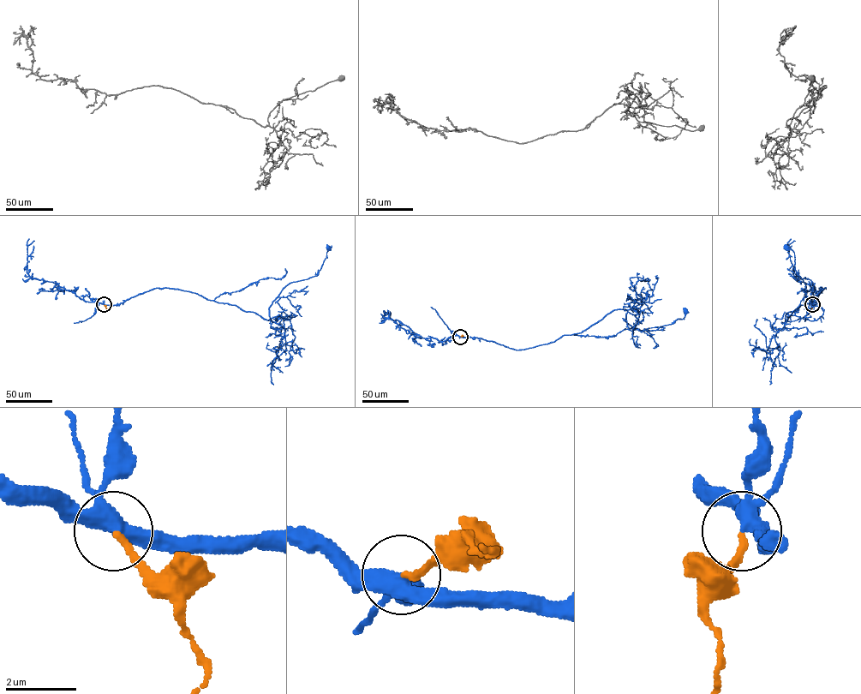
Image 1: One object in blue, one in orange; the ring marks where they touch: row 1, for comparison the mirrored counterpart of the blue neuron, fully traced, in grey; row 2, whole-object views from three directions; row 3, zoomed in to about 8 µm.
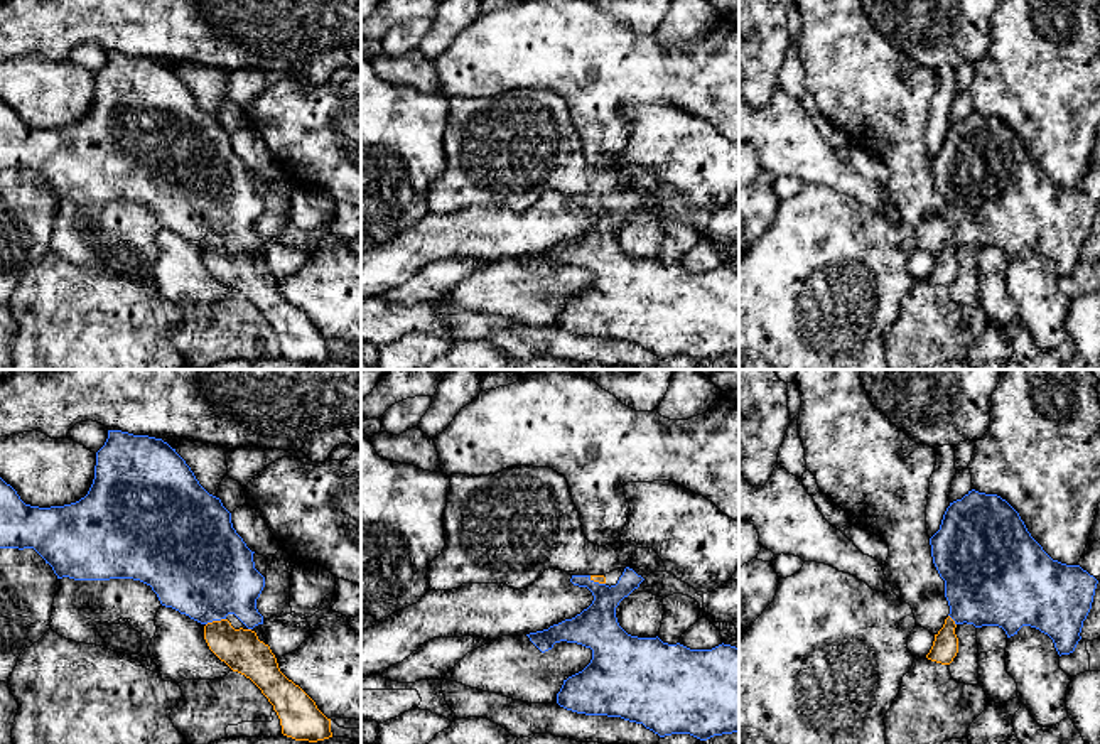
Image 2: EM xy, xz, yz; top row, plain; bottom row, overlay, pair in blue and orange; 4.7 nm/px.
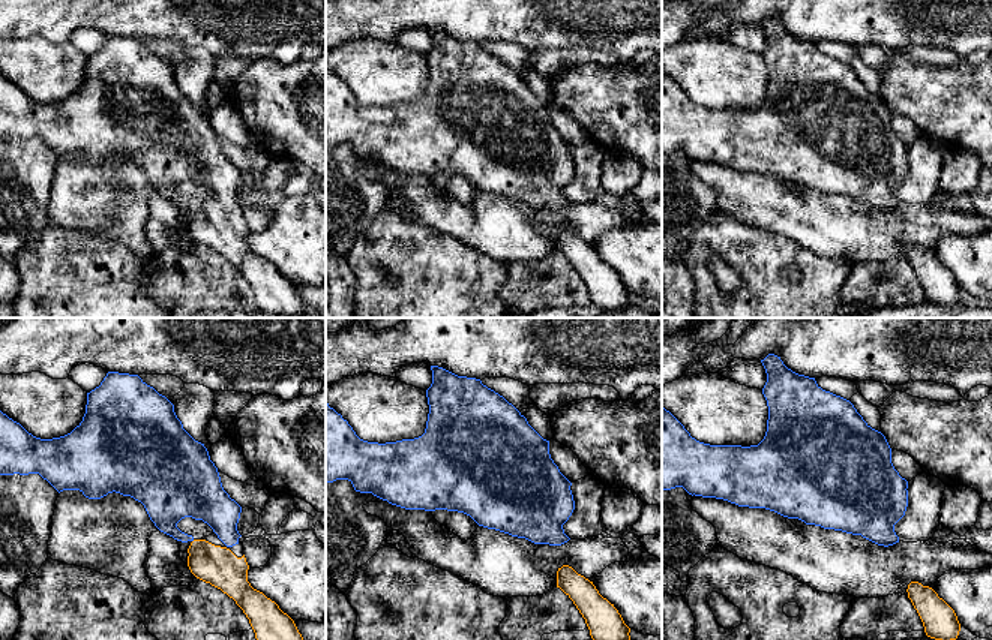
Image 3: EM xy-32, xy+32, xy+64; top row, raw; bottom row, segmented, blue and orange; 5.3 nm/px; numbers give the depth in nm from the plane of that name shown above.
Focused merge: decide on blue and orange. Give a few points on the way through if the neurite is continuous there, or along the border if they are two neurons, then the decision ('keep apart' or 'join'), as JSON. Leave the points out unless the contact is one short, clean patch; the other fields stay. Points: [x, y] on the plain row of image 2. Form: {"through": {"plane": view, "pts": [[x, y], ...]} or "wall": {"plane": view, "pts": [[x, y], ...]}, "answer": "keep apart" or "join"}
{"through": {"plane": "xy", "pts": [[203, 191], [215, 242], [242, 272]]}, "answer": "join"}

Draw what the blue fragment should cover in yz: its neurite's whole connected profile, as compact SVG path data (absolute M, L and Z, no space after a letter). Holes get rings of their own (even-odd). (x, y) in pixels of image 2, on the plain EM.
M975 111L950 125L940 152L930 160L933 186L945 202L950 236L935 256L928 282L950 287L958 275L958 246L999 248L1007 260L1022 248L1048 256L1058 277L1075 273L1098 202L1080 187L1053 182L1031 159L1019 135L1000 118Z

